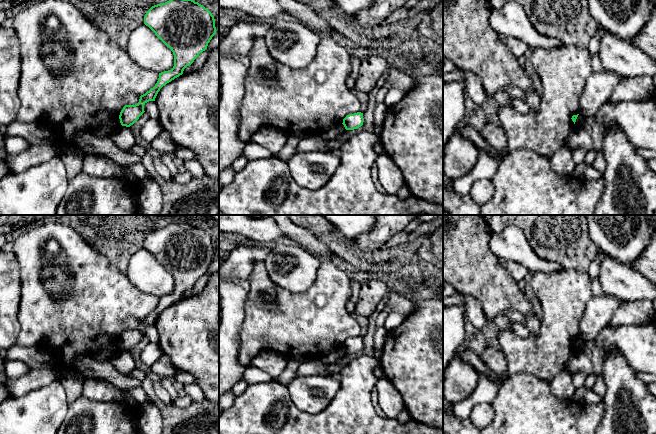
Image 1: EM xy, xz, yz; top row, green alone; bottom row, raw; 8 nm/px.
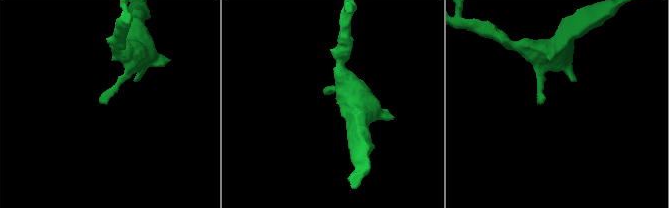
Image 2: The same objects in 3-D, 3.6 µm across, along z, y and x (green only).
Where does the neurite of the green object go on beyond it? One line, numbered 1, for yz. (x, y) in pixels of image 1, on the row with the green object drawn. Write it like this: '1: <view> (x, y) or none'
1: none

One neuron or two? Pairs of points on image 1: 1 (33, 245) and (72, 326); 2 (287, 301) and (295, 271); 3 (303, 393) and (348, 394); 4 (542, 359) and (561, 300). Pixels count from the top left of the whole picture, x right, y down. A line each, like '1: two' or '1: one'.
1: one
2: two
3: two
4: one

